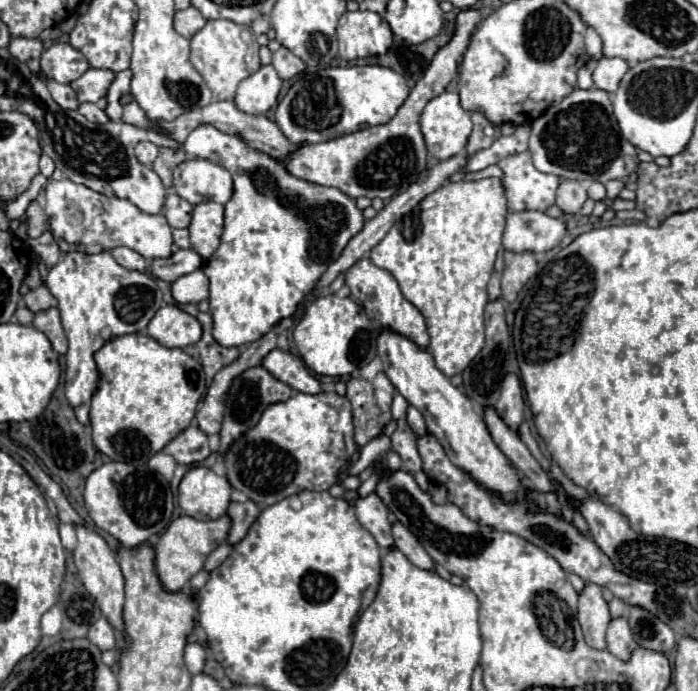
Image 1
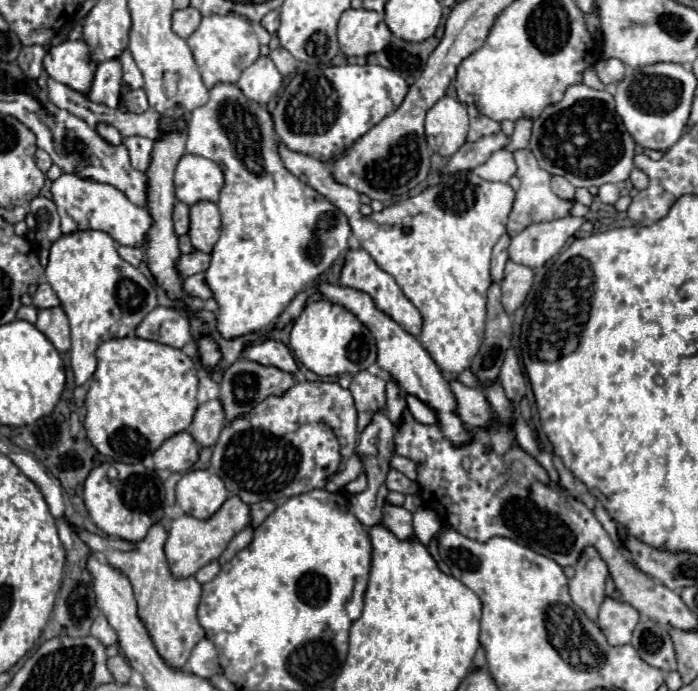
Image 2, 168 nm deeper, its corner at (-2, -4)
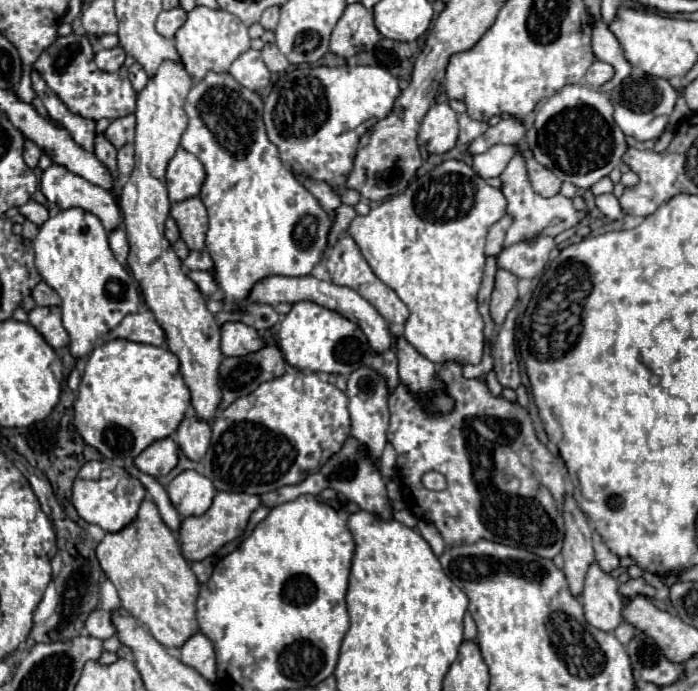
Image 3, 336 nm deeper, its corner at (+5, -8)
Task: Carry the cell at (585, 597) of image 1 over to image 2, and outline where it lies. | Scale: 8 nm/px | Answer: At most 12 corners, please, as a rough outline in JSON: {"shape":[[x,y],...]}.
{"shape":[[588,547],[570,583],[572,601],[596,621],[608,567]]}

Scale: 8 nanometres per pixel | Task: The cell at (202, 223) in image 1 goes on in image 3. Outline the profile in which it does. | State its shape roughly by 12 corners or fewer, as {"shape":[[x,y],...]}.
{"shape":[[199,197],[171,205],[189,249],[205,247],[207,211]]}

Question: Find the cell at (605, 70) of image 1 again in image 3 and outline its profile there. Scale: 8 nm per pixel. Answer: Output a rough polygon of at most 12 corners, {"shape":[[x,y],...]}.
{"shape":[[595,61],[585,73],[589,87],[599,89],[613,77],[613,67]]}

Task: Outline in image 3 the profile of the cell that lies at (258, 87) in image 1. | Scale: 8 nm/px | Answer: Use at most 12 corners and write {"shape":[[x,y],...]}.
{"shape":[[247,49],[229,73],[247,89],[269,85],[261,53]]}

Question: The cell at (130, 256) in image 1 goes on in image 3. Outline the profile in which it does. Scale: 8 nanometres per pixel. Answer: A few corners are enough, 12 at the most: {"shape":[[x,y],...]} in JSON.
{"shape":[[123,227],[109,231],[109,245],[121,265],[127,265],[129,243]]}

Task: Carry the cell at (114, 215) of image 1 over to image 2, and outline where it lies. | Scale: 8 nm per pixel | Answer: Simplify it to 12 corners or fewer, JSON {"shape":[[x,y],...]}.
{"shape":[[62,173],[52,183],[64,235],[108,233],[146,247],[152,215],[116,187]]}

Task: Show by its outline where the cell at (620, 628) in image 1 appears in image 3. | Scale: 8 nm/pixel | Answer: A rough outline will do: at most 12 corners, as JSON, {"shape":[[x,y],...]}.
{"shape":[[591,563],[581,603],[601,631],[623,621],[617,579]]}

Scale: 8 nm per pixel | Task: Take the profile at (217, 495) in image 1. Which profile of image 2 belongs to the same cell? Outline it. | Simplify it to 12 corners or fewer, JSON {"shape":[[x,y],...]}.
{"shape":[[188,471],[176,485],[186,515],[210,519],[228,499],[212,471]]}

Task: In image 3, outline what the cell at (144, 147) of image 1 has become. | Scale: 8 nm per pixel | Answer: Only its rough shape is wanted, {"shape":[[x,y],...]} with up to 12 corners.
{"shape":[[125,145],[117,153],[121,177],[133,171],[133,145]]}

